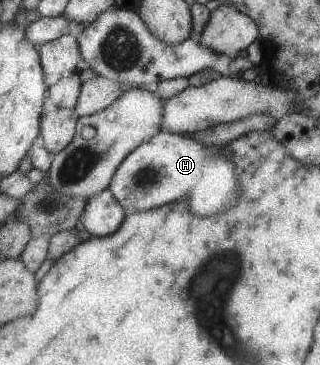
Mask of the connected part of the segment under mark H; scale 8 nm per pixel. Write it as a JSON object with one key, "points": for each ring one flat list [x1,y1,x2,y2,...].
{"points":[[160,131,127,156,109,187,126,209,127,215,181,199,191,200,191,210,195,214,219,214,225,210,231,198,233,202,237,200,237,168,230,156,226,155,225,148,207,147,191,134,187,136]]}

